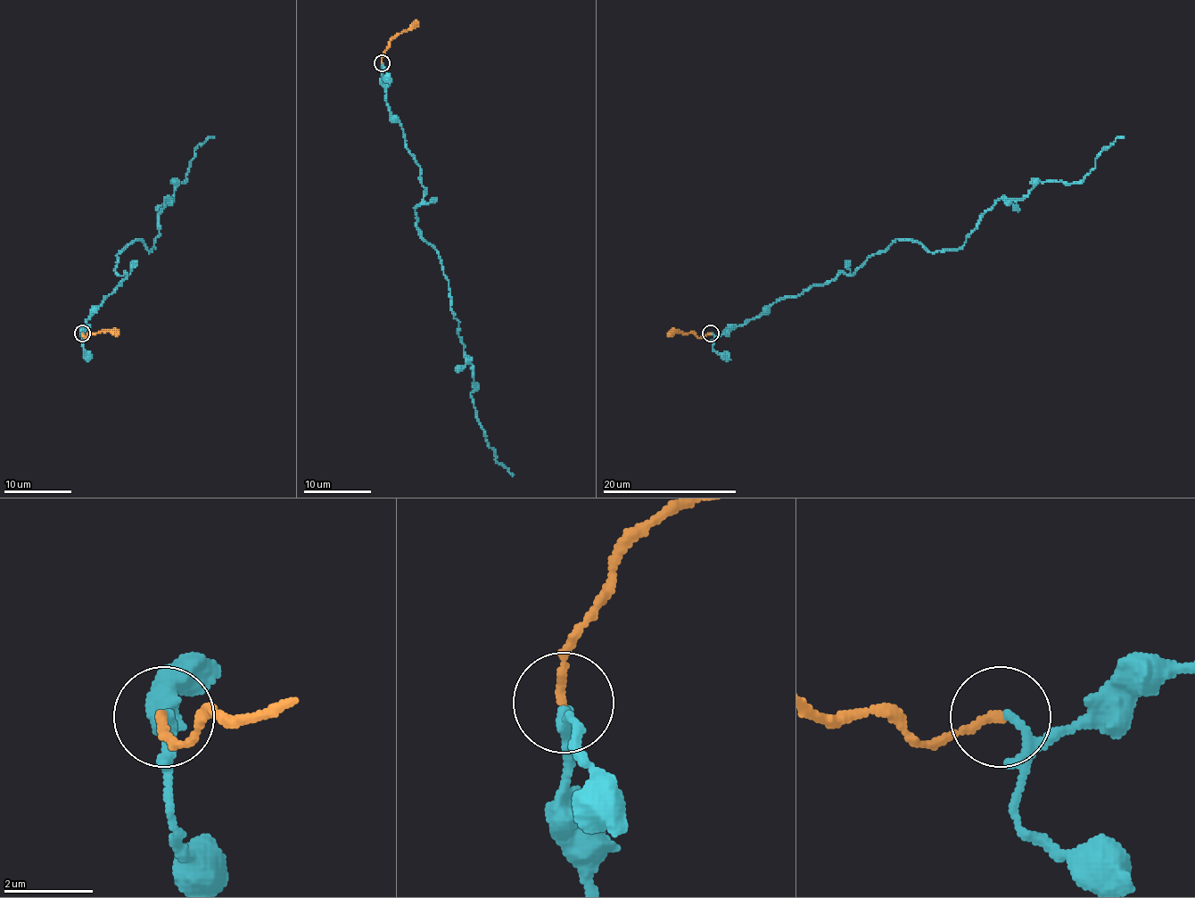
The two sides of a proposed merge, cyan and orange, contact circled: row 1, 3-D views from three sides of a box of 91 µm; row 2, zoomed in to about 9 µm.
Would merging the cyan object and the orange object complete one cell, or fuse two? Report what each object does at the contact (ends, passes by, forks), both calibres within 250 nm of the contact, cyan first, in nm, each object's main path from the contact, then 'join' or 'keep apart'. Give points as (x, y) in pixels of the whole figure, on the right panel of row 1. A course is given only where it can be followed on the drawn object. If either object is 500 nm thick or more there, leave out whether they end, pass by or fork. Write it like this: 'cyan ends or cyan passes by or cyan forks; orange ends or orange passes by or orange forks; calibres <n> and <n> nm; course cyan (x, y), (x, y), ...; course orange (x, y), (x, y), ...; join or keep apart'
cyan passes by; orange ends; calibres 160 and 180 nm; course cyan (711, 333), (850, 275), (897, 239), (958, 249), (998, 200), (1042, 182), (1080, 182), (1122, 136); course orange (711, 333), (697, 338), (677, 331), (669, 334); join

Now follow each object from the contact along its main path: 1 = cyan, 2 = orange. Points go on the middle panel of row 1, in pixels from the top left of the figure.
1: (382, 63), (390, 113), (426, 191), (415, 208), (416, 226), (449, 284), (477, 421), (496, 459), (514, 474)
2: (382, 63), (390, 42), (418, 21)

